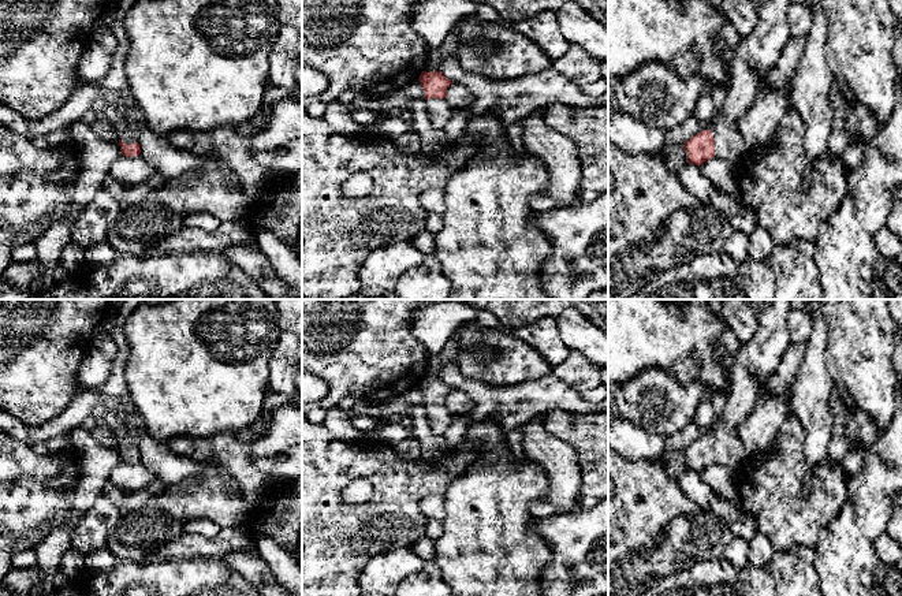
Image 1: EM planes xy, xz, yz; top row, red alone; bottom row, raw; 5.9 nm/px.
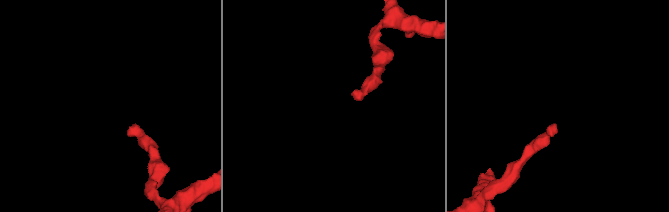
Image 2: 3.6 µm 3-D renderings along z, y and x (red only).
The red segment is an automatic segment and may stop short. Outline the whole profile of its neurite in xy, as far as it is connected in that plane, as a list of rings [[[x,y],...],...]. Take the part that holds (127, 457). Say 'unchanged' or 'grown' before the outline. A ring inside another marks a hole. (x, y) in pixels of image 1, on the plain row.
grown; [[[128,424],[127,433],[120,439],[119,452],[126,463],[139,462],[139,431],[134,424]]]

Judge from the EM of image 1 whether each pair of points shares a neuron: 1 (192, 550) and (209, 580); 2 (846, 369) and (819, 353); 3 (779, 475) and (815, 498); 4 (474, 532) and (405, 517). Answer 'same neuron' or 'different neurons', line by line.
1: different neurons
2: different neurons
3: same neuron
4: different neurons

